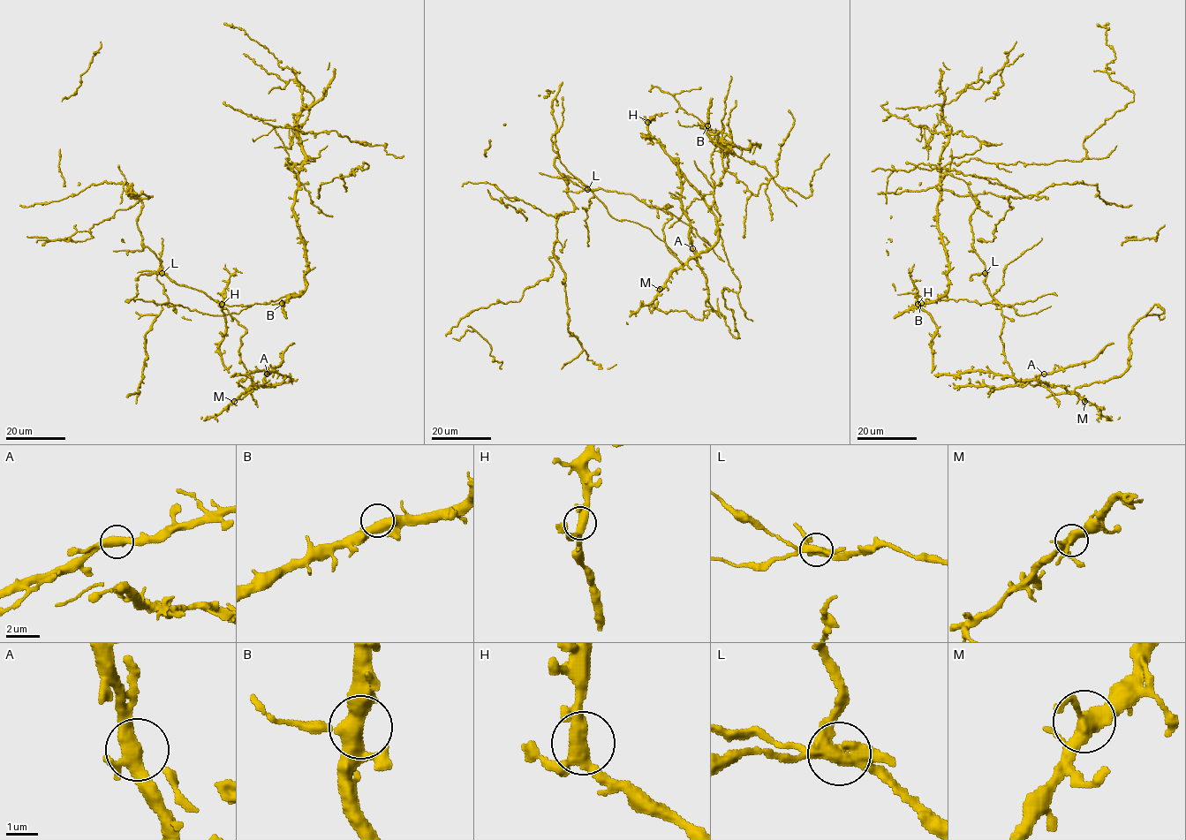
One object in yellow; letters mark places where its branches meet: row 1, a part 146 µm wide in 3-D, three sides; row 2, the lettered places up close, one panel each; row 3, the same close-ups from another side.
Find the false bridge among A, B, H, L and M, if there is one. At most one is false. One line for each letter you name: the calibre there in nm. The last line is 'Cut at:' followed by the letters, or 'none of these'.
L: calibre 400 nm
Cut at: L

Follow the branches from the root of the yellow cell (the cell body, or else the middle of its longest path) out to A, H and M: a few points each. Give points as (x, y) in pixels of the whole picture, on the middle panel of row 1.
A: (681, 172), (675, 163), (676, 157), (681, 208), (689, 221), (689, 241), (692, 248)
H: (681, 172), (660, 140), (654, 136), (645, 136), (651, 141), (647, 122)
M: (681, 172), (714, 215), (718, 240), (676, 268), (660, 289)

